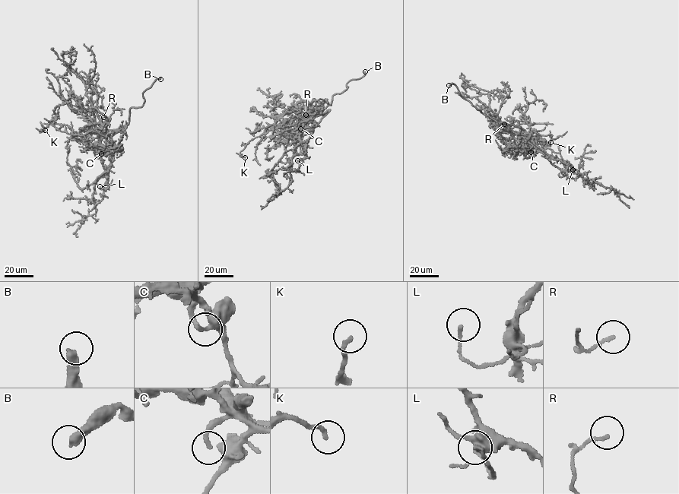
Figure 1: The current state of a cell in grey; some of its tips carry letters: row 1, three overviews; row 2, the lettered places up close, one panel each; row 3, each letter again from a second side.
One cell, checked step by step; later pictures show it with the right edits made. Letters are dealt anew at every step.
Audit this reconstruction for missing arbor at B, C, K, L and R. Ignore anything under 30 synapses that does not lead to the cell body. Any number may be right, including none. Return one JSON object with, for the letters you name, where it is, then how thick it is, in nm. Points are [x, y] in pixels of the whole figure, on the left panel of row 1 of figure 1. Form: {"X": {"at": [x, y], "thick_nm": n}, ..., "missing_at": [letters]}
{"B": {"at": [160, 79], "thick_nm": 360}, "C": {"at": [101, 153], "thick_nm": 170}, "missing_at": ["B", "C"]}

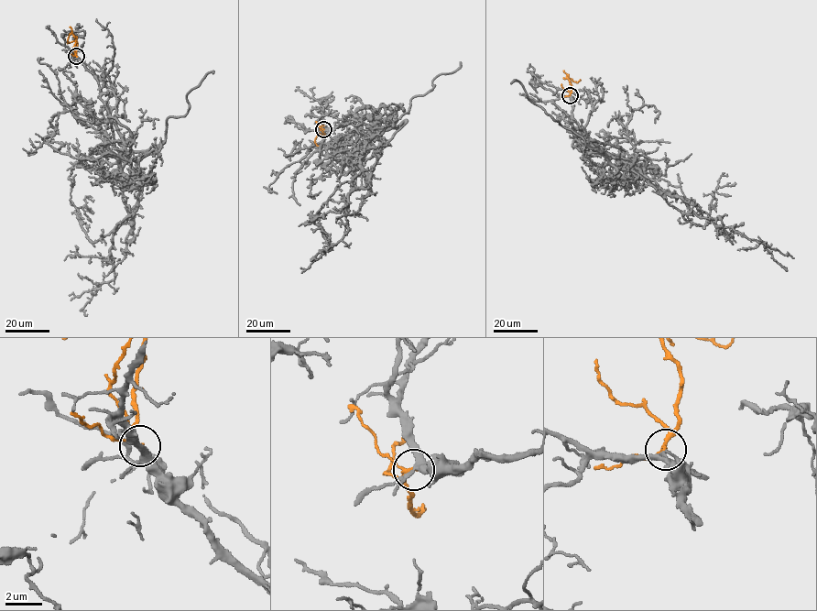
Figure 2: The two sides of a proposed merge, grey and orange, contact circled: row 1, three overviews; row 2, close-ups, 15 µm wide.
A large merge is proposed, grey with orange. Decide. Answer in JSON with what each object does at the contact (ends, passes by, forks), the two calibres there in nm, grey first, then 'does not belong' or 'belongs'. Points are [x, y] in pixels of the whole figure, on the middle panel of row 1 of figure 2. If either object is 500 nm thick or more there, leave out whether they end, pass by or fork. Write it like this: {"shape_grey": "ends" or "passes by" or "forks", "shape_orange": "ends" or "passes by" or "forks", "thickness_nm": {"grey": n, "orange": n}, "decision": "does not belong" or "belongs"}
{"shape_grey": "forks", "shape_orange": "passes by", "thickness_nm": {"grey": 240, "orange": 160}, "decision": "belongs"}

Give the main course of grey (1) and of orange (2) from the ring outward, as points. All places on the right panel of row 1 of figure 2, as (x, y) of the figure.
1: (570, 95), (573, 133), (580, 142), (631, 164), (659, 189), (680, 196), (697, 215), (787, 256)
2: (570, 95), (571, 85), (567, 75), (577, 82), (580, 79)

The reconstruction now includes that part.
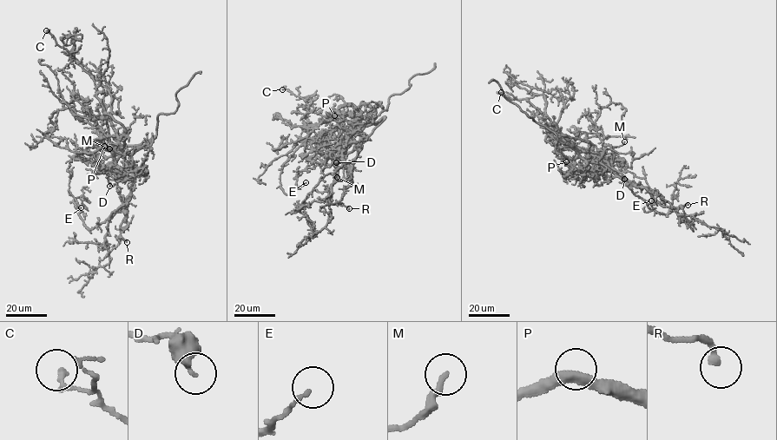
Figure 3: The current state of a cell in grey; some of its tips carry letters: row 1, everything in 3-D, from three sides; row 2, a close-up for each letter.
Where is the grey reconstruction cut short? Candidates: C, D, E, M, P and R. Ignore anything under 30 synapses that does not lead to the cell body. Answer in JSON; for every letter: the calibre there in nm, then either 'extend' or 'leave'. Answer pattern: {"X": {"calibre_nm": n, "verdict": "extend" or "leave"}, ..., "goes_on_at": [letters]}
{"C": {"calibre_nm": 200, "verdict": "leave"}, "D": {"calibre_nm": 380, "verdict": "leave"}, "E": {"calibre_nm": 120, "verdict": "leave"}, "M": {"calibre_nm": 220, "verdict": "leave"}, "P": {"calibre_nm": 360, "verdict": "leave"}, "R": {"calibre_nm": 280, "verdict": "leave"}, "goes_on_at": []}

